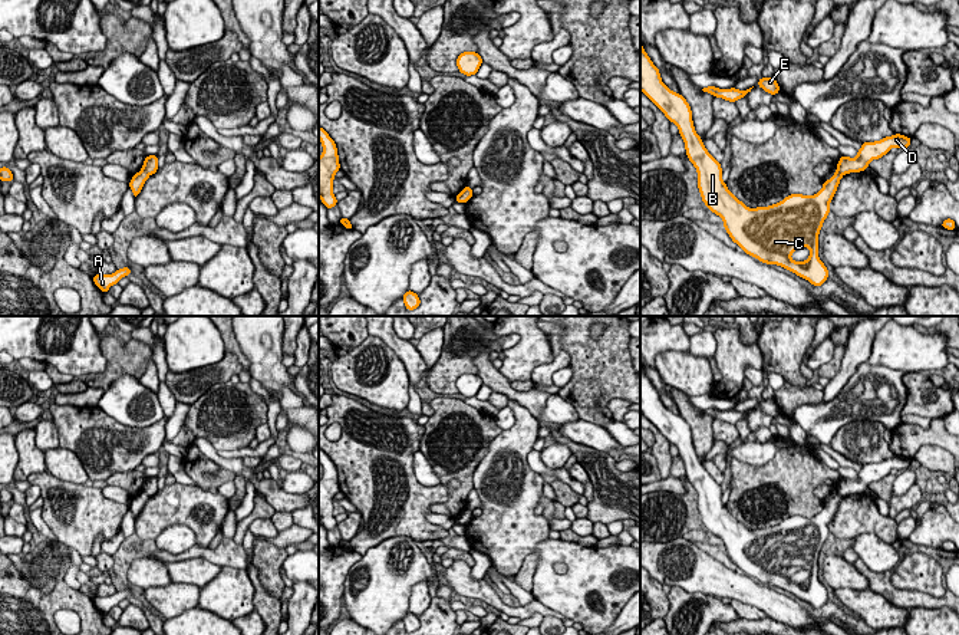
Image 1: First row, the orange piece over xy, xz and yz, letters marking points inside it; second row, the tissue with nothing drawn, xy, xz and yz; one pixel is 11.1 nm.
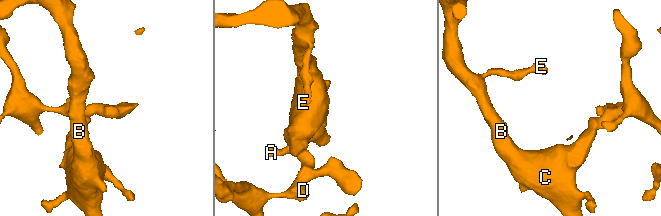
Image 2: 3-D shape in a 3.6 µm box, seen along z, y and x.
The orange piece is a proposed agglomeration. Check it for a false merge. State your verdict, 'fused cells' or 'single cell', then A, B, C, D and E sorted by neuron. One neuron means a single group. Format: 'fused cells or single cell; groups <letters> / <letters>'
fused cells; groups A B C E / D

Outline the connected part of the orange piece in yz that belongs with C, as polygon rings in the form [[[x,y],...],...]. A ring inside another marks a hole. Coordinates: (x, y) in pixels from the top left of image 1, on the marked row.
[[[642,45],[640,91],[678,126],[686,157],[698,172],[702,201],[724,220],[732,241],[759,261],[781,266],[815,287],[821,286],[828,279],[828,270],[818,257],[818,234],[843,174],[836,171],[811,197],[791,194],[777,204],[748,208],[722,181],[721,162],[708,152],[695,131],[691,105],[662,82],[659,69]],[[801,247],[810,250],[810,257],[798,263],[791,254]]]

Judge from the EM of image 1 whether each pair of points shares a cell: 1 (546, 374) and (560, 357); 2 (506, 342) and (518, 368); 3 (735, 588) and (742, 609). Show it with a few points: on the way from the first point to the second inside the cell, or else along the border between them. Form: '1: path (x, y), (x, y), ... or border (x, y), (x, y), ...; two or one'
1: path (550, 369), (559, 361); one
2: border (493, 331), (497, 335), (516, 334), (520, 339); two
3: border (731, 599), (755, 605), (767, 615); two

